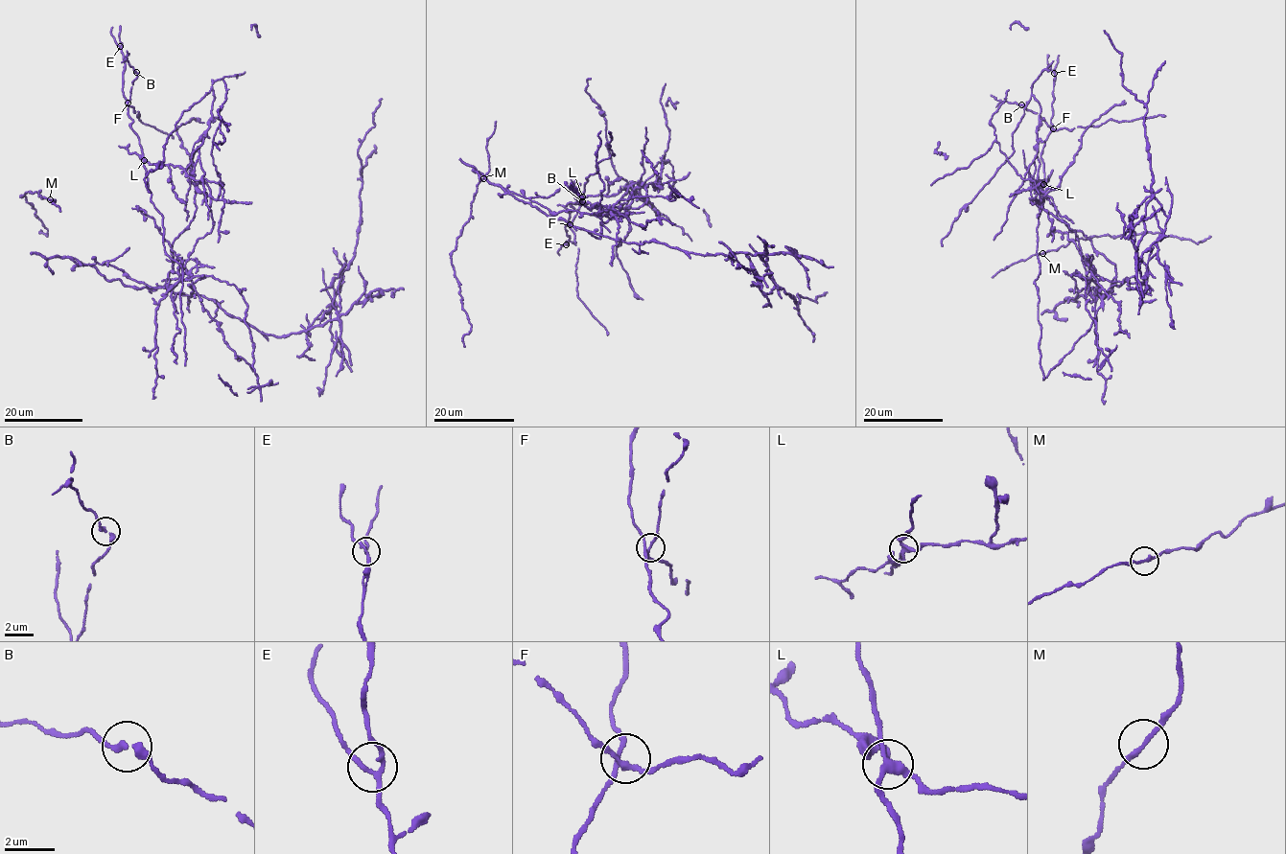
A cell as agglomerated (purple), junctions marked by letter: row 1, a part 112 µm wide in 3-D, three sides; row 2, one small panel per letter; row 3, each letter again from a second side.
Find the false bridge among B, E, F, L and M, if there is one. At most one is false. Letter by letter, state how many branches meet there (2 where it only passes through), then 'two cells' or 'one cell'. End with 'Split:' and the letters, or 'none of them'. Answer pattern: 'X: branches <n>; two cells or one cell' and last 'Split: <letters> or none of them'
B: branches 2; one cell
E: branches 3; one cell
F: branches 4; one cell
L: branches 4; two cells
M: branches 2; one cell
Split: L

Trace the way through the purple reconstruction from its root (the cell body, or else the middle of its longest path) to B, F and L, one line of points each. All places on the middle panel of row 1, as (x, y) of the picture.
B: (591, 232), (599, 238), (601, 223), (632, 198), (632, 187), (581, 197), (572, 204), (569, 222), (581, 201)
F: (591, 232), (599, 238), (601, 223), (632, 198), (631, 186), (572, 203), (570, 224)
L: (591, 232), (599, 238), (601, 223), (617, 216), (620, 205), (632, 198), (632, 187), (611, 196), (582, 197)

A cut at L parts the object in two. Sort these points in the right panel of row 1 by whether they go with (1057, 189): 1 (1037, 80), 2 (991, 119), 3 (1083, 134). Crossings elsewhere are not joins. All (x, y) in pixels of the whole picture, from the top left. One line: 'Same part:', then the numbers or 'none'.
Same part: 1, 2, 3

